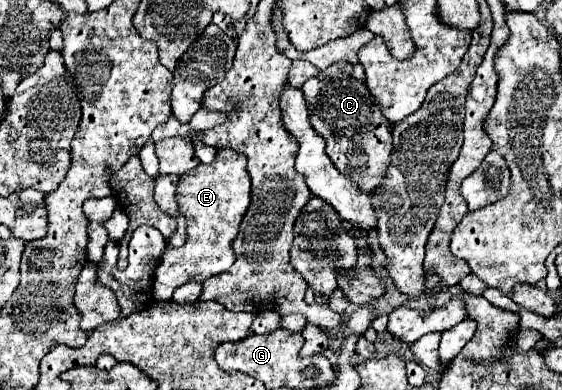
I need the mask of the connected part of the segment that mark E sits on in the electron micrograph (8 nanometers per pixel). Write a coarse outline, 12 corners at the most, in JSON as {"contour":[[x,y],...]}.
{"contour":[[220,149],[180,177],[188,239],[166,249],[154,299],[236,261],[246,157]]}

